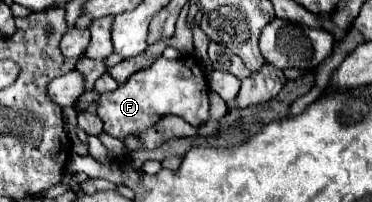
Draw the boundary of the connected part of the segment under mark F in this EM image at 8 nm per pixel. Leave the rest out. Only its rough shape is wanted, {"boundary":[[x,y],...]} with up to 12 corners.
{"boundary":[[190,55],[160,57],[98,97],[118,139],[178,115],[210,119],[208,83]]}

